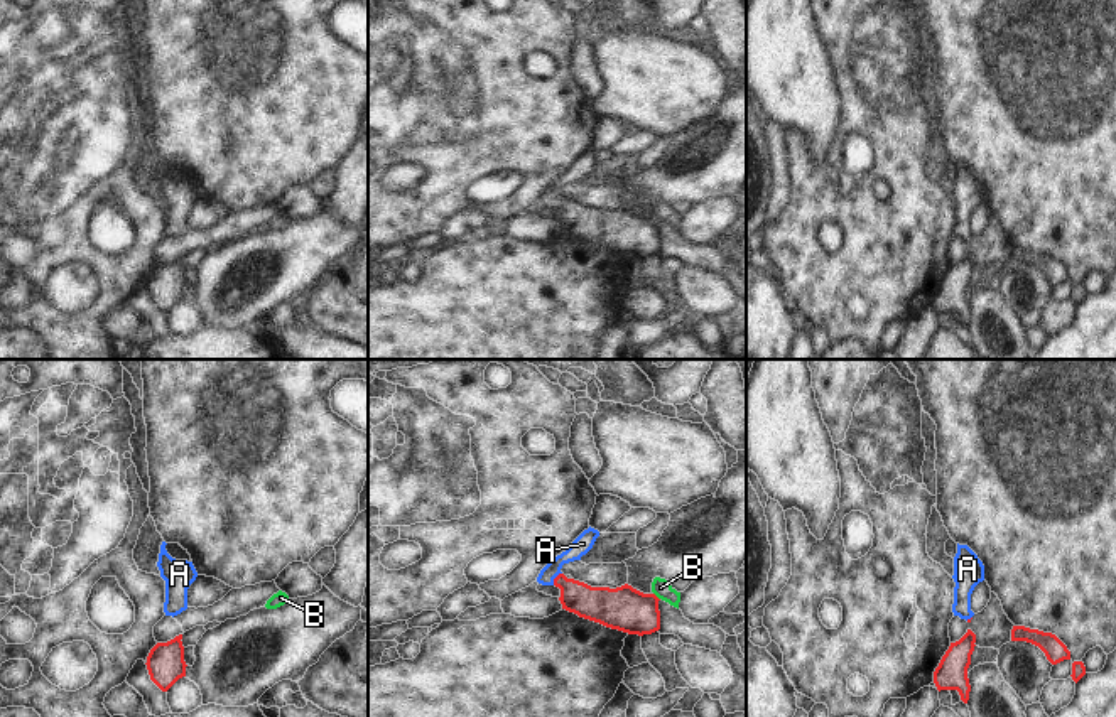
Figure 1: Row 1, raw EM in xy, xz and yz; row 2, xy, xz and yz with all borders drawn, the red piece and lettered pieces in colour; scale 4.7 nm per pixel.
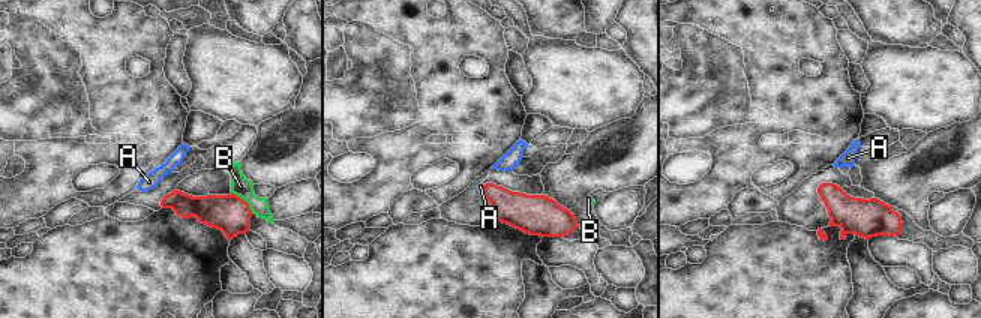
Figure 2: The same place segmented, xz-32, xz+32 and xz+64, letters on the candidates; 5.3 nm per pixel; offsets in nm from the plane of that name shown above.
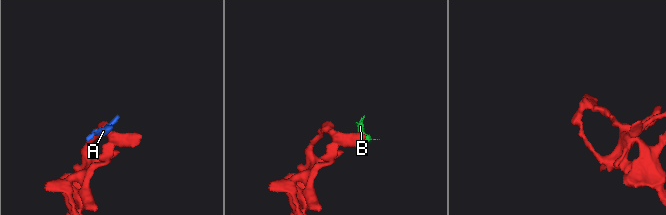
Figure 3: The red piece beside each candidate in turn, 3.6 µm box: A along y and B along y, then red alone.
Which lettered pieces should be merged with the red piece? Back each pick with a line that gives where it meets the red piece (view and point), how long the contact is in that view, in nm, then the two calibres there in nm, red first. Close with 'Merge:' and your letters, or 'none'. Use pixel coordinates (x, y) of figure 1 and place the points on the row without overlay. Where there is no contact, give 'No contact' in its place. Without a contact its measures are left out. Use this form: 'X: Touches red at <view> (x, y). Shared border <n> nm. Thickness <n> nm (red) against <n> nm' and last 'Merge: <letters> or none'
A: Touches red at xz (554, 201). Shared border 80 nm. Thickness 170 nm (red) against 90 nm
Merge: A

